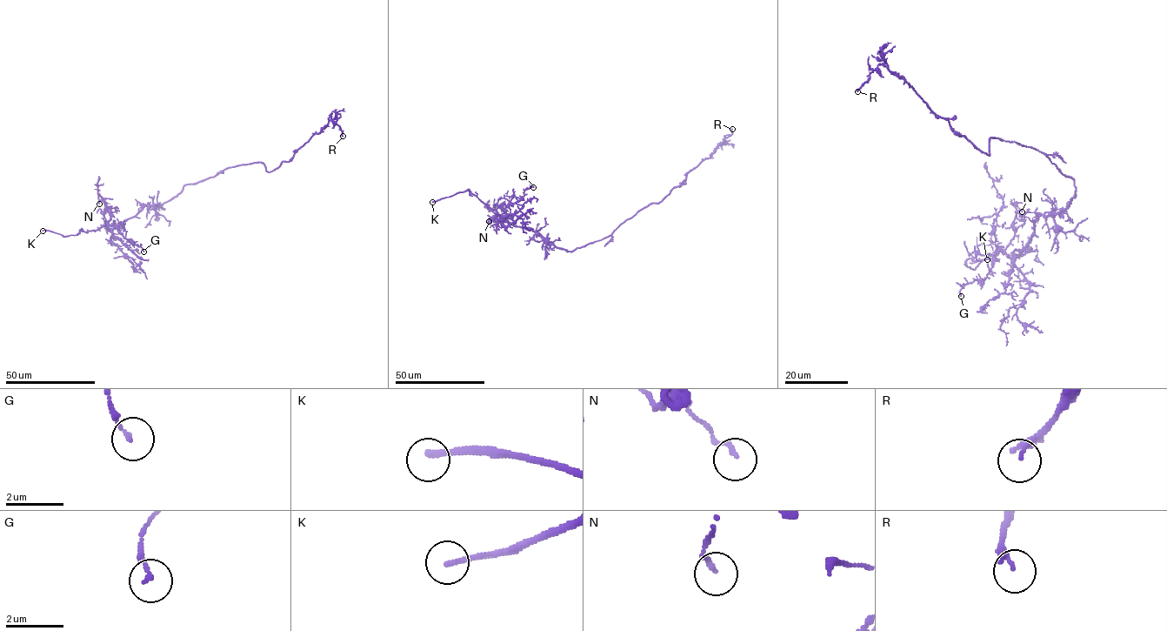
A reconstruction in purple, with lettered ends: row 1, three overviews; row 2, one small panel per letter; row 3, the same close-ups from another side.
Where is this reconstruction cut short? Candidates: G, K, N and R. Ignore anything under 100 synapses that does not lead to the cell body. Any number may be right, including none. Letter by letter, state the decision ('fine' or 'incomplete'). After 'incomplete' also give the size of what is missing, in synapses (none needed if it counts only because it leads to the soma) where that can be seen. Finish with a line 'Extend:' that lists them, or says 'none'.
G: fine
K: incomplete
N: fine
R: fine
Extend: K

